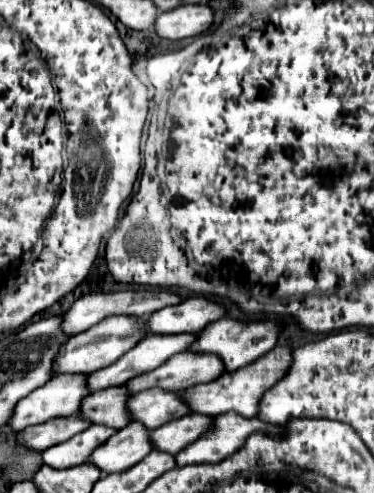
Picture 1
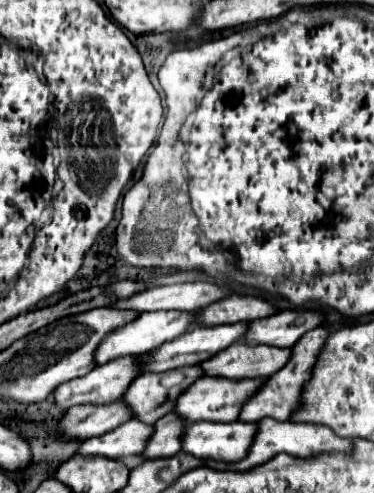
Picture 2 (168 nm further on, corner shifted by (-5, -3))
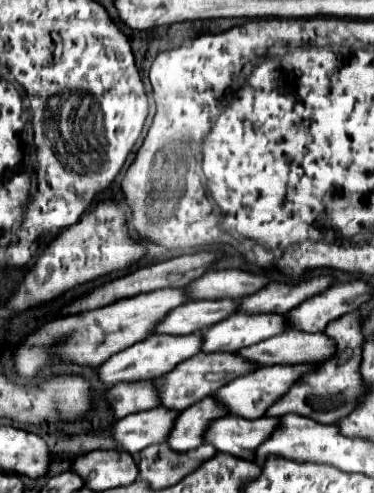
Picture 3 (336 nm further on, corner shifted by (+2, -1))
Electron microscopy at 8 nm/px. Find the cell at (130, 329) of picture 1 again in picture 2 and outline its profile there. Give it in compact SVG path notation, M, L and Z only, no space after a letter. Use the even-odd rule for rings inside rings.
M152 311L152 313L140 313L134 321L118 327L114 331L110 331L102 339L102 343L94 351L94 361L96 361L96 365L106 365L108 361L114 361L118 357L148 353L148 351L156 349L156 345L162 345L164 341L170 341L172 337L178 337L180 333L188 331L194 325L196 325L194 313L186 313L186 311Z

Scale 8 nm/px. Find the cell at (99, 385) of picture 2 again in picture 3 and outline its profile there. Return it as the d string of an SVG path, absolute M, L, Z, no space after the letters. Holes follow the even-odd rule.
M165 333L163 335L151 335L145 341L135 343L127 349L115 353L111 359L107 359L99 369L99 377L107 385L115 385L115 383L121 383L121 381L159 379L159 377L167 375L173 367L177 367L177 363L201 353L201 343L203 343L203 337L199 333L191 333L191 335L165 335Z

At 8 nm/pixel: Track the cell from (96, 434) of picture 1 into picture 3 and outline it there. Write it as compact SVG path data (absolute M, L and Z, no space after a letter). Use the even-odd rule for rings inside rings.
M155 407L141 413L131 413L117 421L113 427L115 439L121 443L119 449L129 451L131 455L139 455L149 445L163 443L169 439L173 429L173 419L177 419L179 411L167 407Z

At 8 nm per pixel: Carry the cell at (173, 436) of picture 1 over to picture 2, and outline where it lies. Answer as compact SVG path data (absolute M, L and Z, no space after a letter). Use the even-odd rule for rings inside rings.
M198 421L184 429L180 443L182 451L198 459L220 457L220 461L236 461L236 457L244 457L248 437L252 437L252 423Z

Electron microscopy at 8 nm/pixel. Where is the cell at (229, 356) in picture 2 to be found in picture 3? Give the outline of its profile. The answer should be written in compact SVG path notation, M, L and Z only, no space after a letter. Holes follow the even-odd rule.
M289 329L285 335L275 335L237 351L239 355L259 363L259 365L279 365L279 363L301 363L301 361L327 361L337 353L337 343L323 333L305 333Z

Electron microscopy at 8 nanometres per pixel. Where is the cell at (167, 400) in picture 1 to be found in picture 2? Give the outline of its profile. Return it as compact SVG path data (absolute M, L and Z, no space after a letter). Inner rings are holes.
M202 377L194 381L178 399L174 405L174 413L184 419L186 423L196 421L234 421L236 413L240 413L240 401L256 389L256 381L208 381L208 377Z

